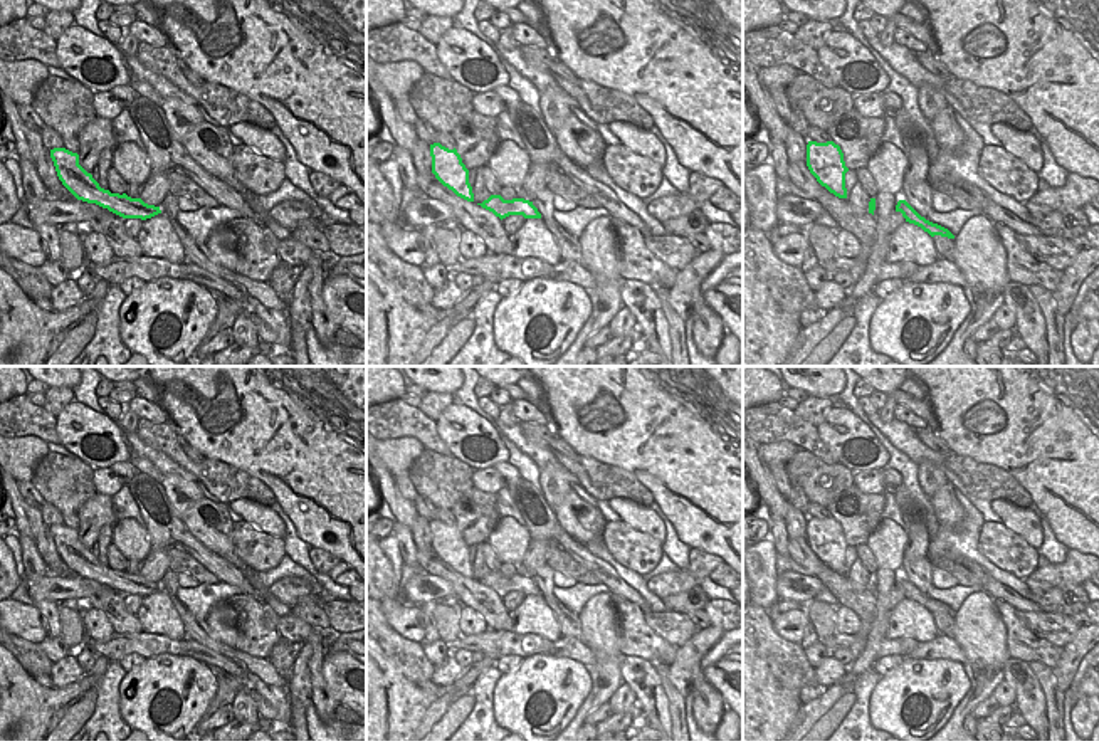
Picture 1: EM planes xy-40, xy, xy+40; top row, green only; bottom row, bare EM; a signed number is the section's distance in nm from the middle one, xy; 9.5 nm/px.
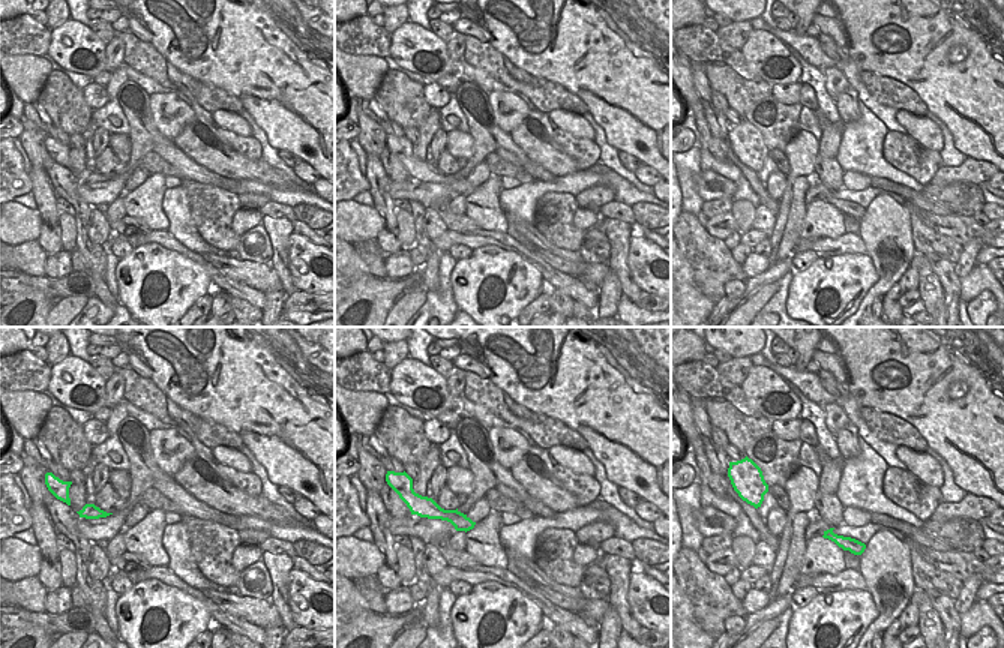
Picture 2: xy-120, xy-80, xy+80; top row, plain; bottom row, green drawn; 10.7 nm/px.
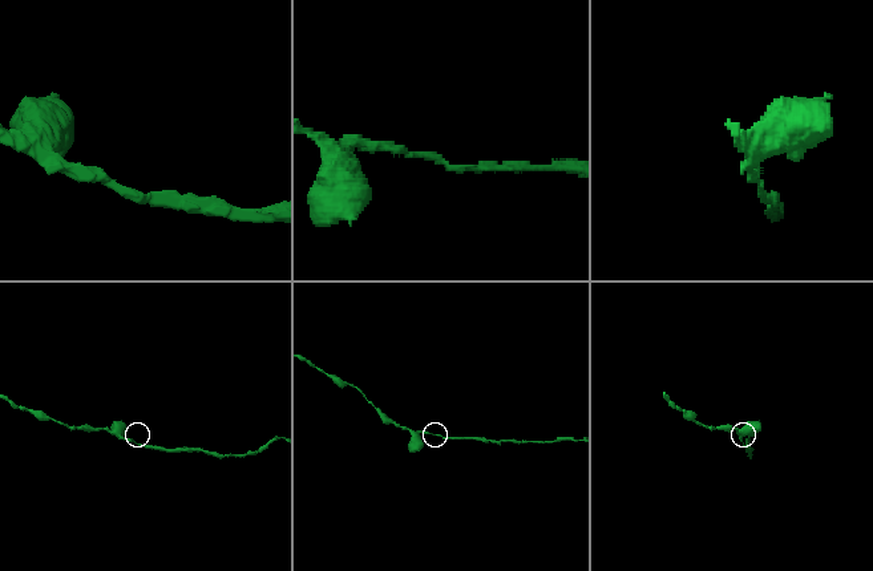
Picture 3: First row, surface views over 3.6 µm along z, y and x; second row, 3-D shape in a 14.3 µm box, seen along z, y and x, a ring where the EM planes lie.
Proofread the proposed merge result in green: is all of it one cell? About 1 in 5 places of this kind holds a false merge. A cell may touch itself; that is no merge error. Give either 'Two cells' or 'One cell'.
One cell.

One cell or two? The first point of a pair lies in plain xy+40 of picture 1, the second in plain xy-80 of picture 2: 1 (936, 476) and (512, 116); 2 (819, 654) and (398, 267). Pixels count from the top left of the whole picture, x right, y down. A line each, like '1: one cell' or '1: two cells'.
1: one cell
2: two cells

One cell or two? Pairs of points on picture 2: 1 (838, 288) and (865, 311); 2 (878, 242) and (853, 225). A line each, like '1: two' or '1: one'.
1: two
2: two

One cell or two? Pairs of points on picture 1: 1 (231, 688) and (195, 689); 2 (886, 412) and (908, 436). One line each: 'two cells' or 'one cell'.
1: two cells
2: two cells

